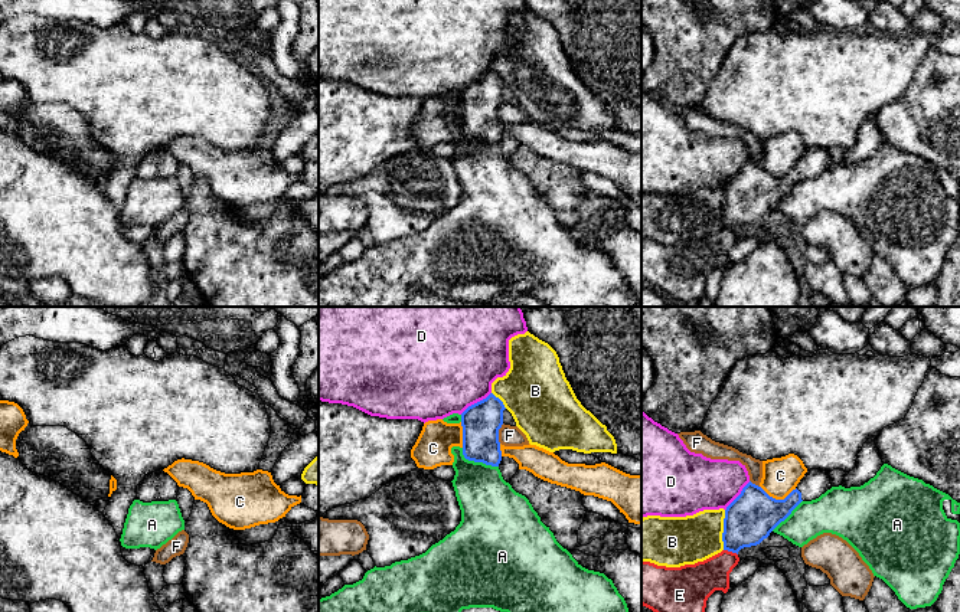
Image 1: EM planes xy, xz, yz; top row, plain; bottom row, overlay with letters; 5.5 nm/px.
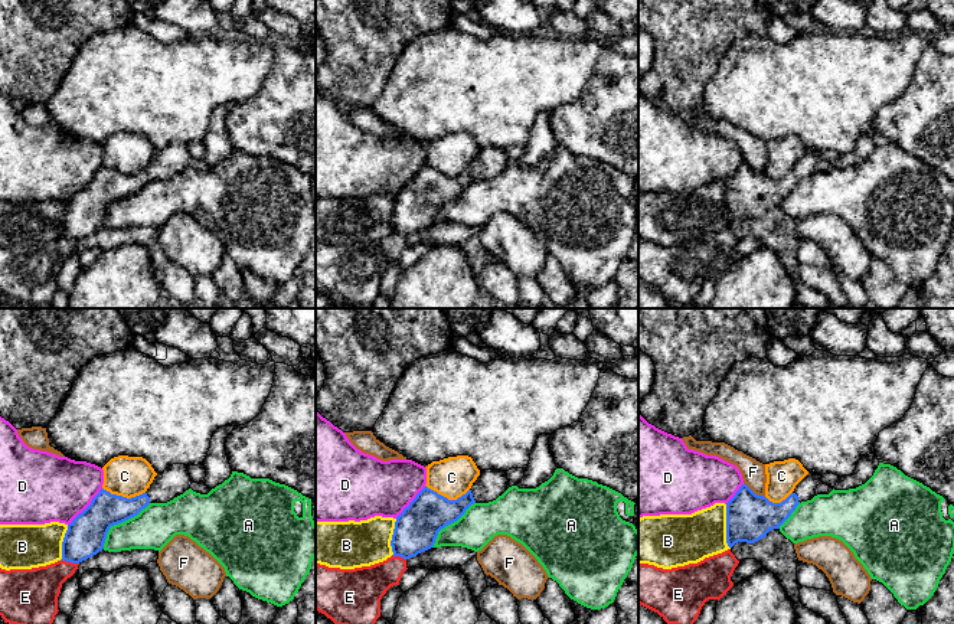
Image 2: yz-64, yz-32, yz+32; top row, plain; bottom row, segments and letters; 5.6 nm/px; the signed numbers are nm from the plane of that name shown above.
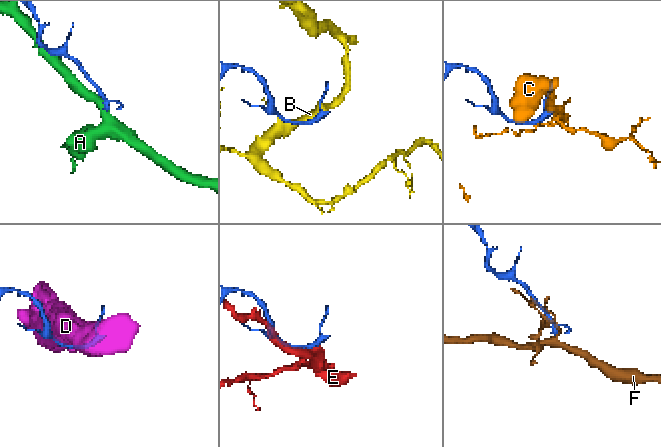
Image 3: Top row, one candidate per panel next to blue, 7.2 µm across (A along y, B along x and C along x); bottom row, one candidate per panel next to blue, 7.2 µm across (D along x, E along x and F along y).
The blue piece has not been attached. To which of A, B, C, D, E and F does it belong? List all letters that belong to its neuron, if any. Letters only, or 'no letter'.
no letter

